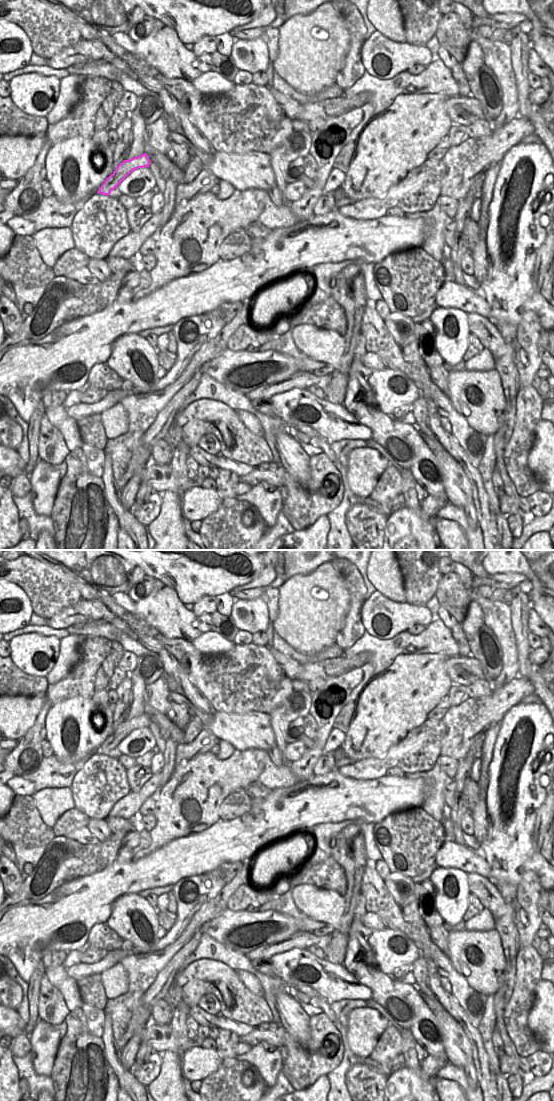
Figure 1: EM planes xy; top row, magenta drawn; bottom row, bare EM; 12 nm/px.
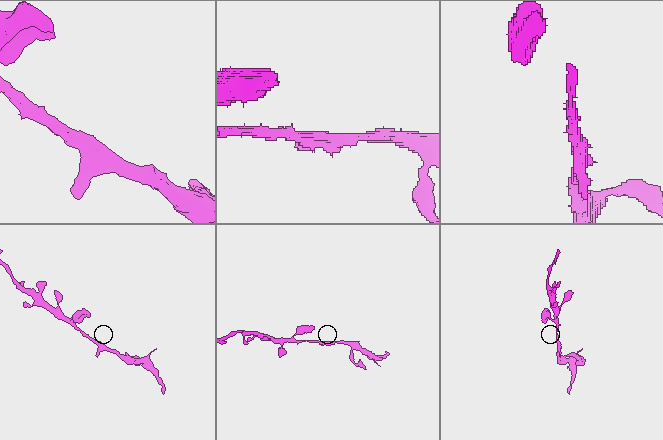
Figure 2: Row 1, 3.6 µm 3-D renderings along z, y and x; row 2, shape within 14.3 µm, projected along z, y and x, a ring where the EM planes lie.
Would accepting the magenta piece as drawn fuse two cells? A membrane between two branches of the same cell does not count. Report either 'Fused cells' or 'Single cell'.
Single cell

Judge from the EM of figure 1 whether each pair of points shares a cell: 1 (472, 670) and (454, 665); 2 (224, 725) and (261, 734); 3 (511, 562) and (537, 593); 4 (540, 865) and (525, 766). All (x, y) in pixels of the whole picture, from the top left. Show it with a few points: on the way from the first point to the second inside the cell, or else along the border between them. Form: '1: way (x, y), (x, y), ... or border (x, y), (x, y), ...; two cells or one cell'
1: way (468, 670), (458, 667); one cell
2: way (233, 727), (241, 730), (252, 730); one cell
3: way (520, 565), (531, 576), (535, 584); one cell
4: way (523, 840), (523, 791); one cell

